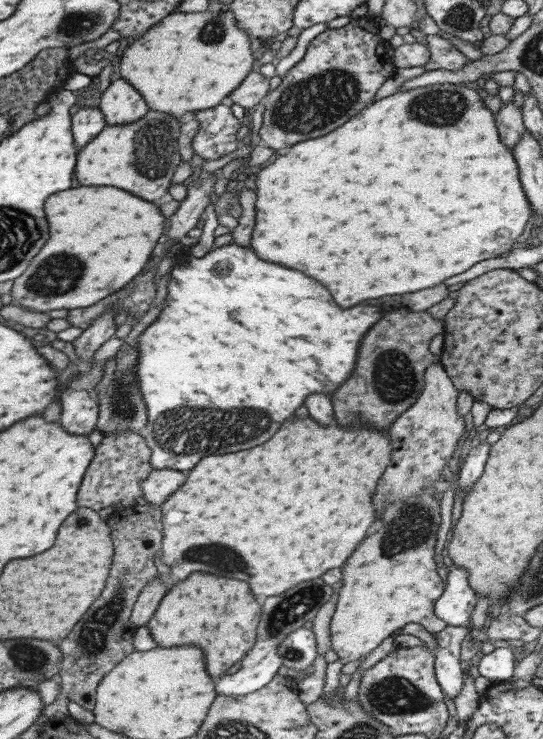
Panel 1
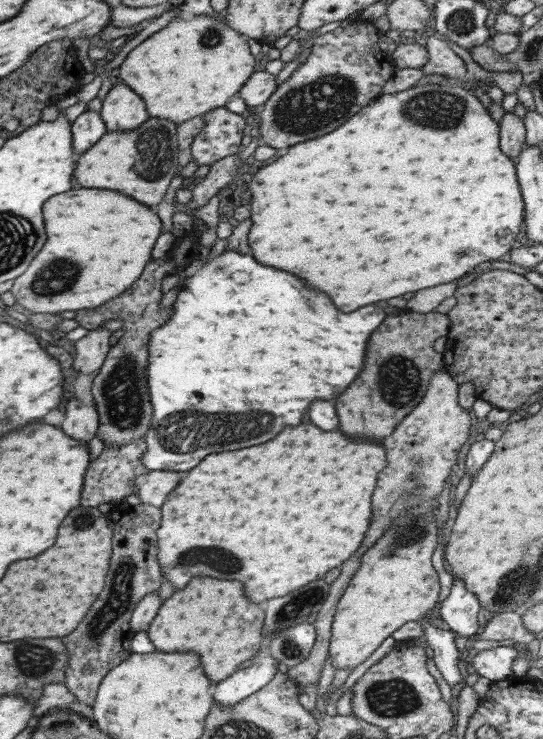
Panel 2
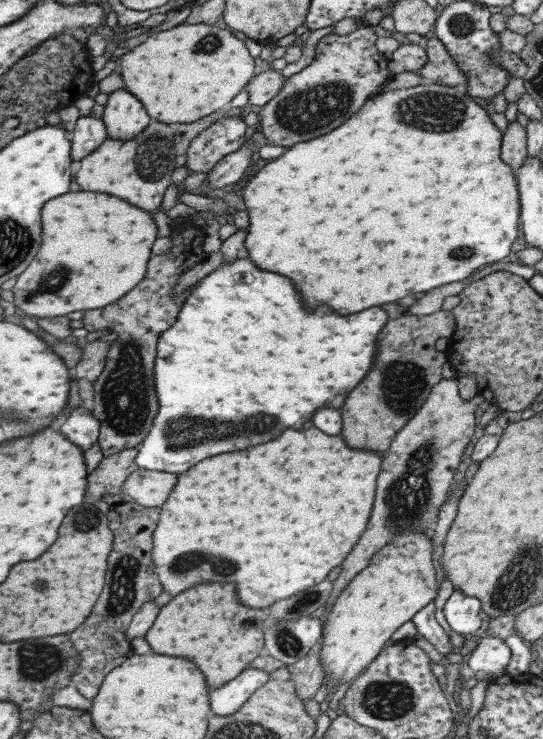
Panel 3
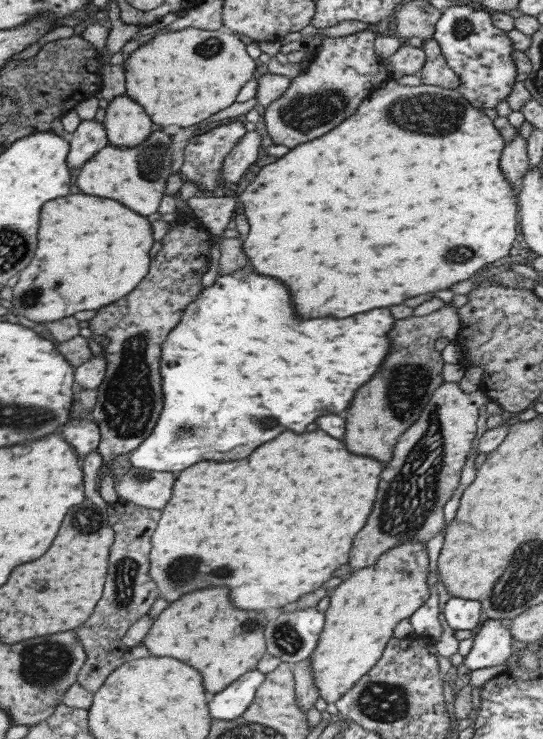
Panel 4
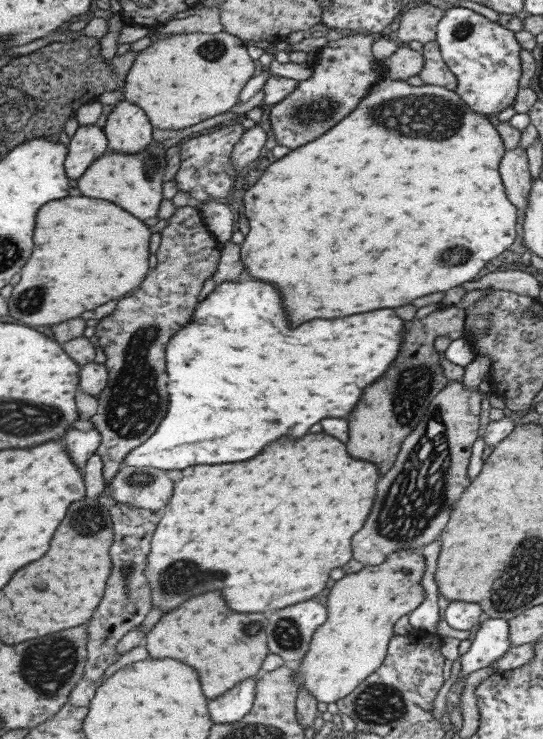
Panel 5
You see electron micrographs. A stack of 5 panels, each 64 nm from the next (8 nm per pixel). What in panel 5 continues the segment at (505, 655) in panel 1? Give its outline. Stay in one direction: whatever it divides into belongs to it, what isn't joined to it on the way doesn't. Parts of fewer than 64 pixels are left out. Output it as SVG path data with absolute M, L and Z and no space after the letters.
M486 619L476 631L471 647L461 656L462 668L459 675L468 676L480 668L491 666L494 660L502 658L512 646L506 619Z

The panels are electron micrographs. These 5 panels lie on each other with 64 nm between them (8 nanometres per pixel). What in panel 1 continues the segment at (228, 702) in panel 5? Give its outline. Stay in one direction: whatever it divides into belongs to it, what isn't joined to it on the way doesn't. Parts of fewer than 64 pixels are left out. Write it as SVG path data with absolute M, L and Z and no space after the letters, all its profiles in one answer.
M318 578L308 580L304 584L296 584L294 588L279 596L266 598L258 632L256 632L258 636L256 644L247 652L247 655L244 655L244 658L239 660L240 669L230 676L224 676L216 684L216 694L226 698L240 698L266 686L277 675L278 668L283 664L282 657L277 653L278 645L296 629L302 628L308 620L313 620L321 607L330 601L332 592L333 585L325 584L322 578Z

